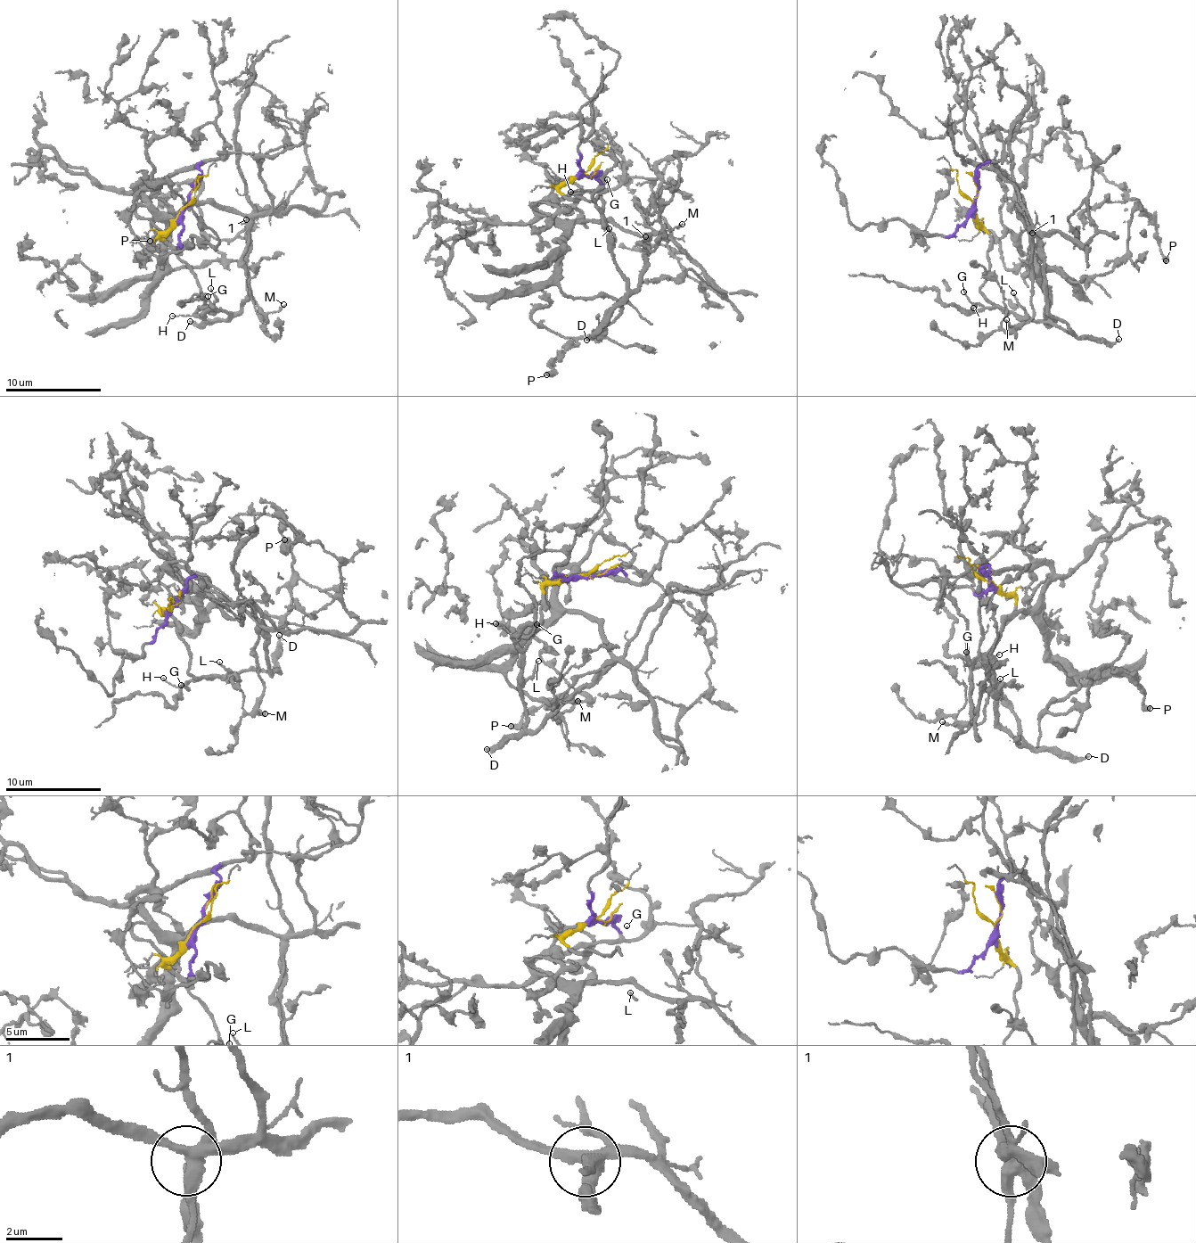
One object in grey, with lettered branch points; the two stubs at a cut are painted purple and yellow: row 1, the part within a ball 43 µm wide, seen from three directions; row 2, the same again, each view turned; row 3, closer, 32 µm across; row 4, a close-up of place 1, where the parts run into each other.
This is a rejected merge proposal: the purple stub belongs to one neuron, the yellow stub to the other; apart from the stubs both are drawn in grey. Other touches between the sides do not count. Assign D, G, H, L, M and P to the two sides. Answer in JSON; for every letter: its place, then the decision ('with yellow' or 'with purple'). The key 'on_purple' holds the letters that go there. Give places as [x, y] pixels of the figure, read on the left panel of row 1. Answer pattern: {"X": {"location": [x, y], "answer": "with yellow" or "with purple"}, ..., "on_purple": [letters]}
{"D": {"location": [190, 321], "answer": "with yellow"}, "G": {"location": [208, 296], "answer": "with yellow"}, "H": {"location": [172, 316], "answer": "with yellow"}, "L": {"location": [210, 288], "answer": "with yellow"}, "M": {"location": [283, 304], "answer": "with purple"}, "P": {"location": [150, 241], "answer": "with purple"}, "on_purple": ["M", "P"]}

